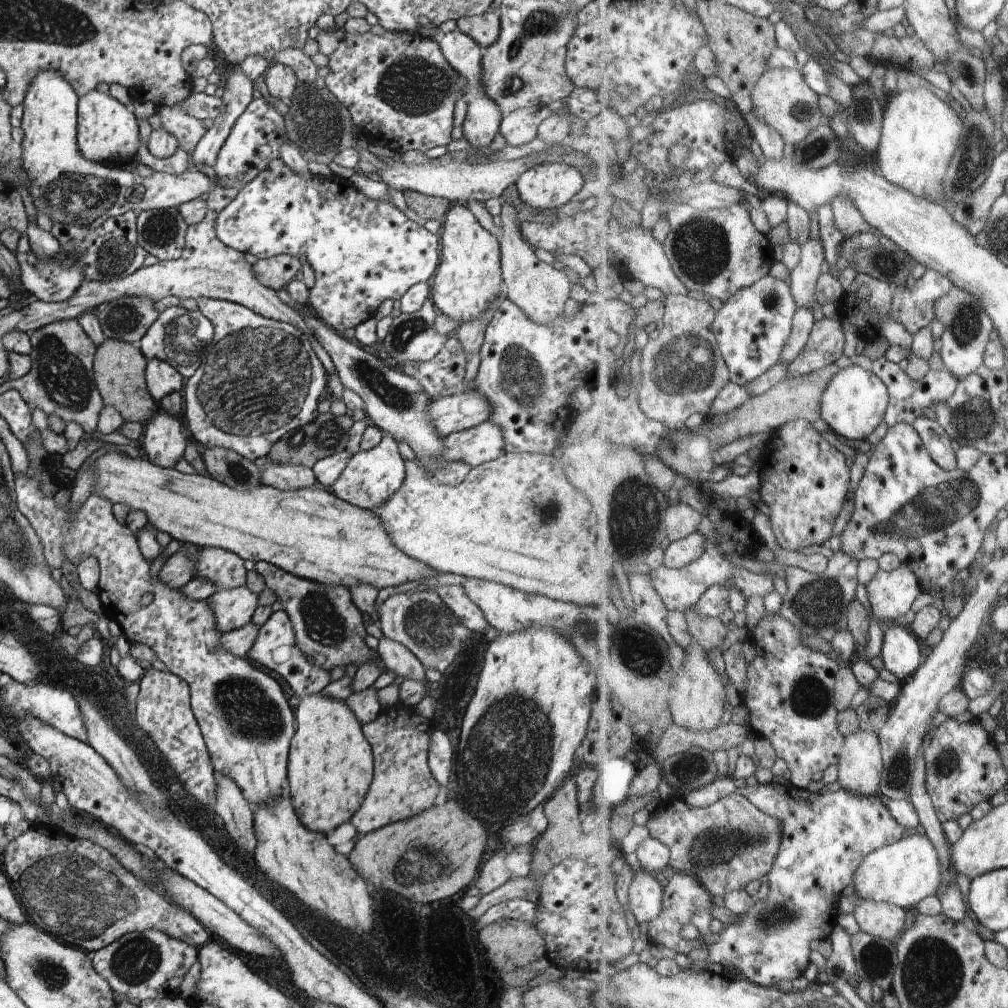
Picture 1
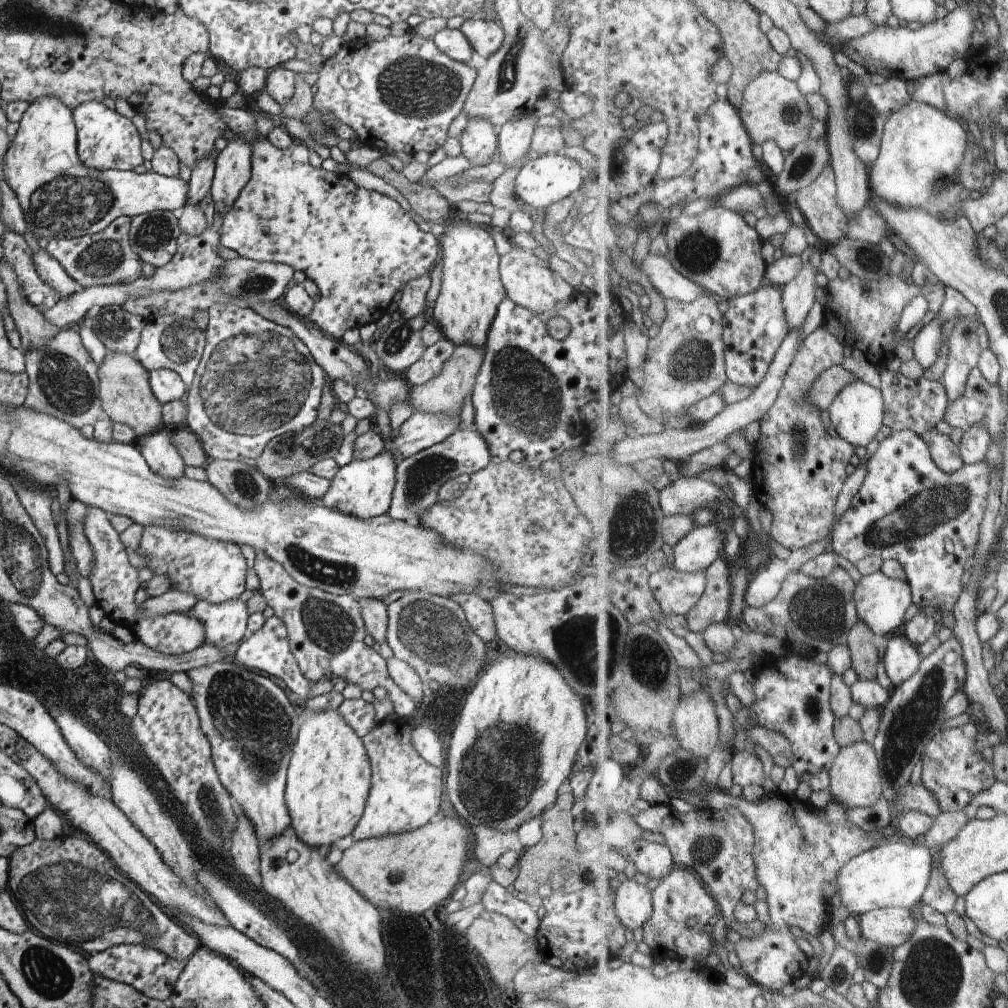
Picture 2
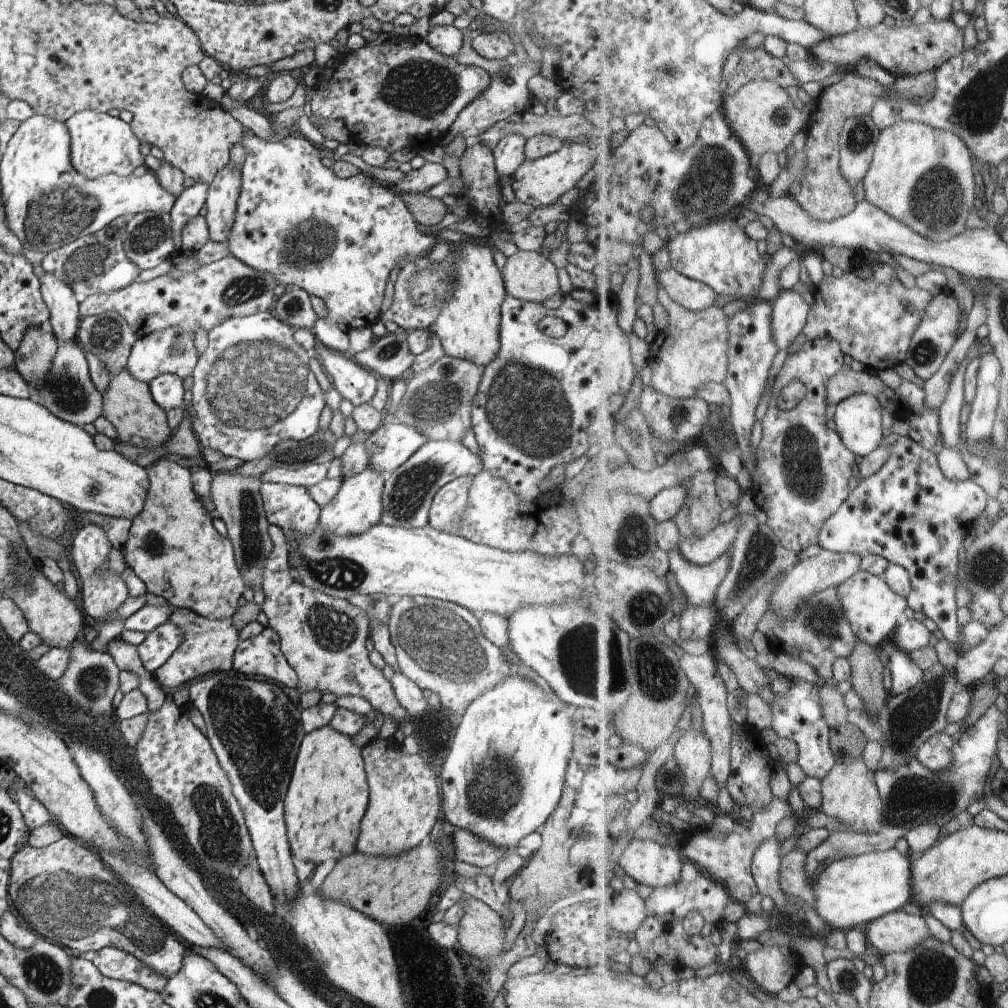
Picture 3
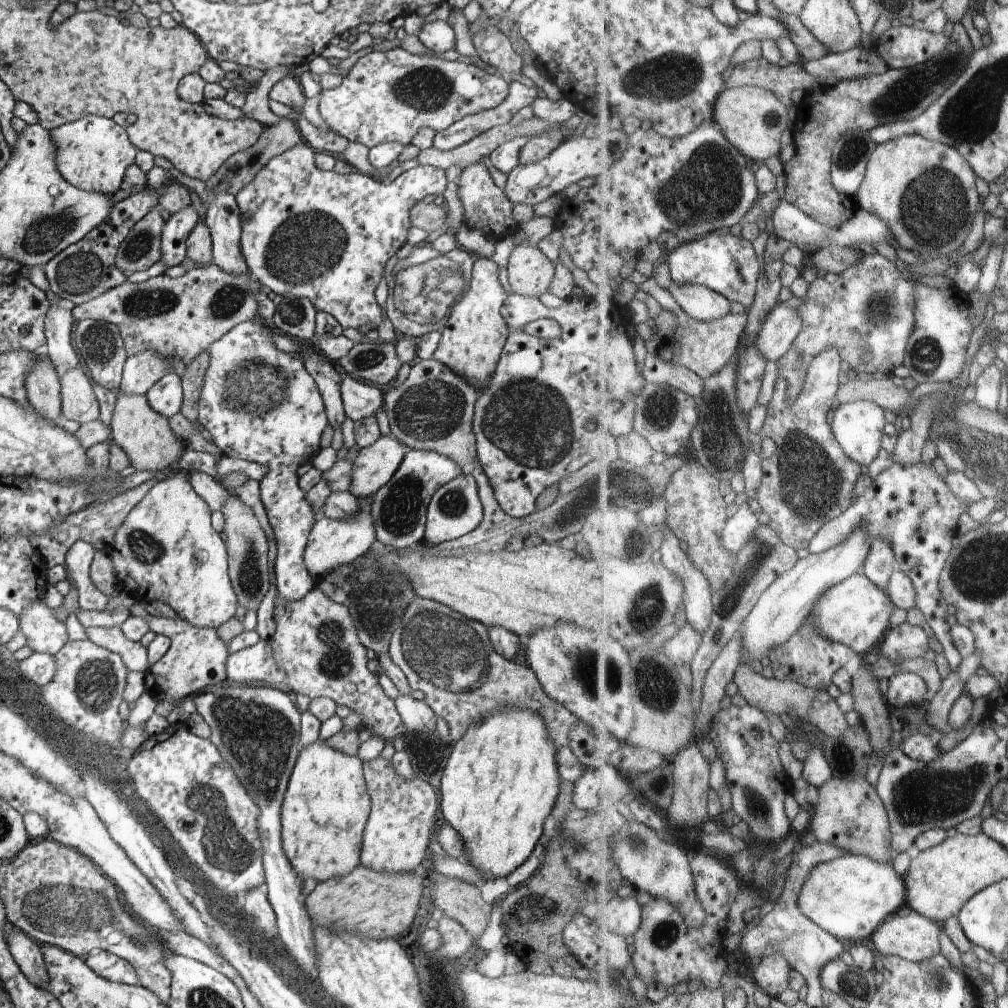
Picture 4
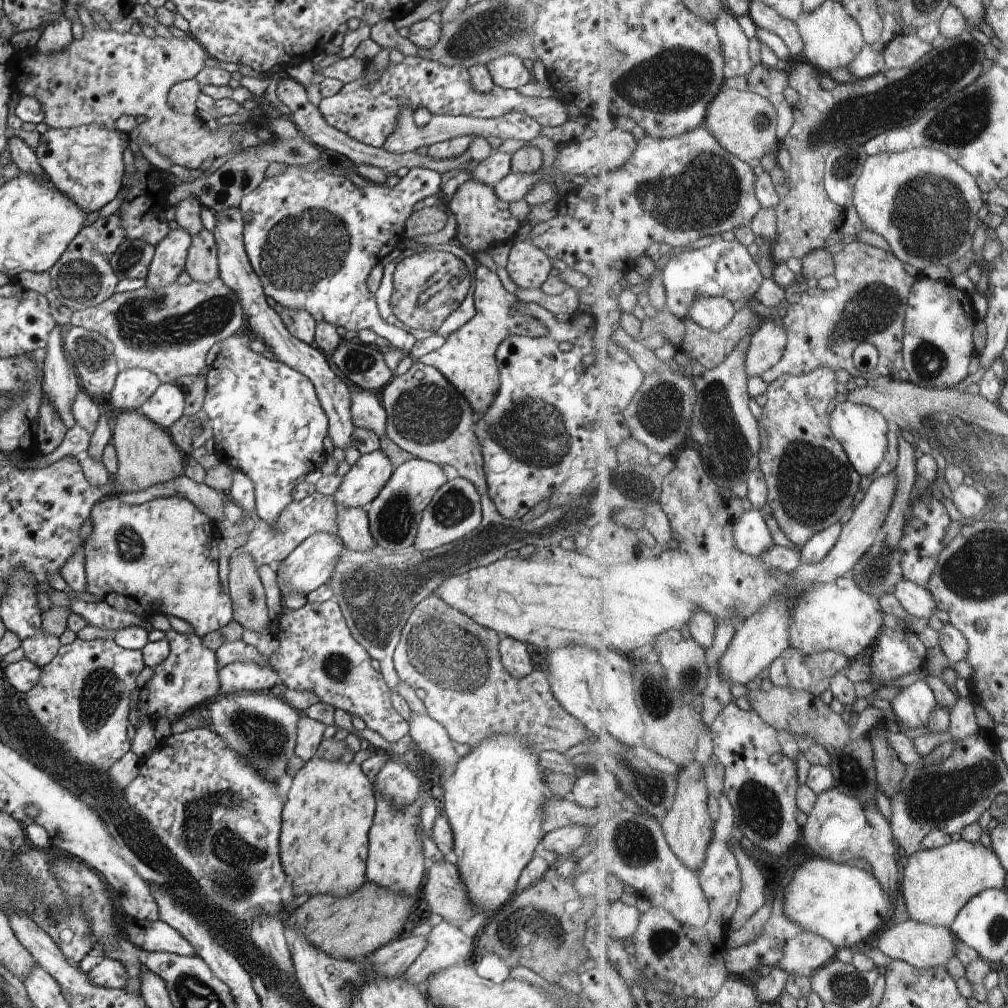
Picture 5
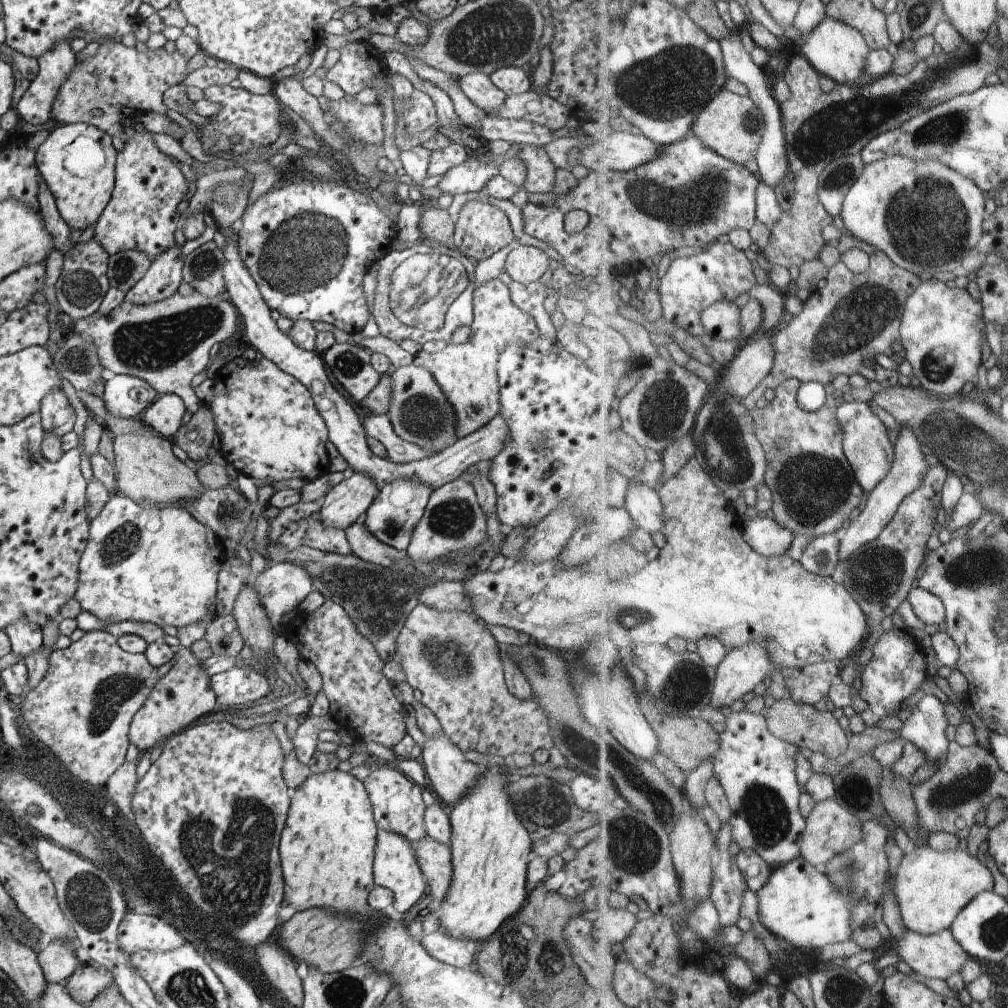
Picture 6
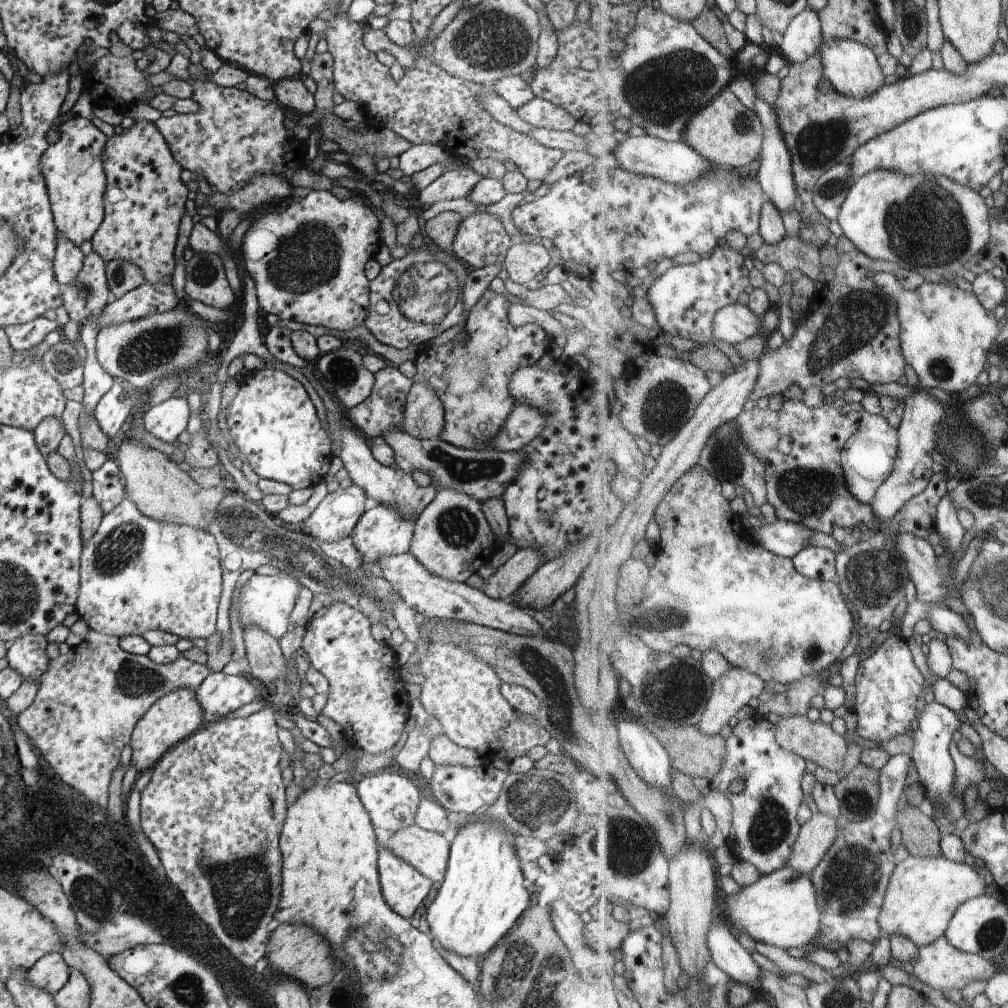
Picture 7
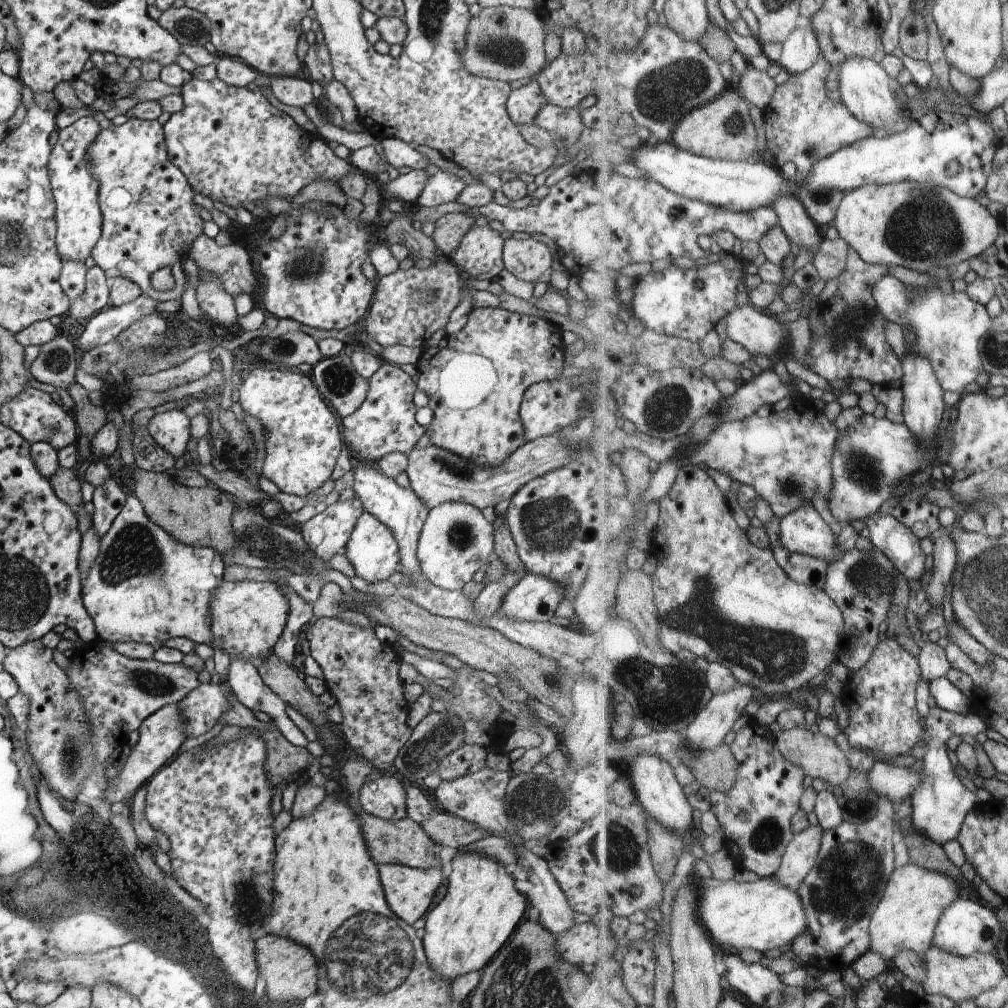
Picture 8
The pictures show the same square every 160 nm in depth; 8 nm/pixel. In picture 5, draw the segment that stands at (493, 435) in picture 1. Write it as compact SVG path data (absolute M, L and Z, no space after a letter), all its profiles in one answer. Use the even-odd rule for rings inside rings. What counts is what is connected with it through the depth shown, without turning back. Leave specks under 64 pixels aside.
M414 458L393 470L391 479L370 502L370 509L366 512L370 532L380 551L390 552L414 544L423 510L446 481L442 466L424 459Z

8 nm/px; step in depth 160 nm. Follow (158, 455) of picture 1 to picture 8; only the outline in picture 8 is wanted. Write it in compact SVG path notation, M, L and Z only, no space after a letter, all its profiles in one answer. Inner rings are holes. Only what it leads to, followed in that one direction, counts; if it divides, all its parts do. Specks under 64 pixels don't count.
M136 496L127 497L126 504L114 519L108 533L100 540L98 556L82 583L82 600L94 621L98 638L110 643L134 641L158 648L168 639L189 638L195 643L212 642L209 606L216 589L223 581L222 556L210 547L193 547L178 542L148 518Z

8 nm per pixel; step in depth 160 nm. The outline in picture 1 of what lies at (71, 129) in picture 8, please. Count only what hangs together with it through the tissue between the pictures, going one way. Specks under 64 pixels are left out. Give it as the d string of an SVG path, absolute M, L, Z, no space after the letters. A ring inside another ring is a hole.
M94 89L93 91L88 92L84 96L79 98L77 102L77 145L81 150L81 153L88 159L97 163L104 163L109 166L113 166L115 163L119 163L120 160L126 160L132 156L136 156L138 148L140 148L140 135L138 133L138 124L136 123L137 119L134 116L133 112L129 112L126 109L126 106L122 105L118 100L114 99L108 94L103 94Z

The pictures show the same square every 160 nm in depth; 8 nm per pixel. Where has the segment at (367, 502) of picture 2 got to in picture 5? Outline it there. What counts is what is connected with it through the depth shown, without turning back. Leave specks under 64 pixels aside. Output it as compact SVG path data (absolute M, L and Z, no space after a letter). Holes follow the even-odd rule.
M319 532L305 538L284 560L274 566L277 573L279 595L285 597L292 593L298 593L307 596L318 586L327 584L336 566L339 554L344 549L348 548L338 534L331 535Z

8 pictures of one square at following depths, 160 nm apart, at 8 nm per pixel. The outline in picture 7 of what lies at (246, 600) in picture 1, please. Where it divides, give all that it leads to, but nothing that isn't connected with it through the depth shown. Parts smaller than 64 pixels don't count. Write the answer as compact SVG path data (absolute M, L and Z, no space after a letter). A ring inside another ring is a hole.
M180 689L164 695L144 713L136 723L129 745L132 749L130 766L134 765L139 774L152 768L162 755L175 744L198 731L203 724L203 712L196 700L195 691Z

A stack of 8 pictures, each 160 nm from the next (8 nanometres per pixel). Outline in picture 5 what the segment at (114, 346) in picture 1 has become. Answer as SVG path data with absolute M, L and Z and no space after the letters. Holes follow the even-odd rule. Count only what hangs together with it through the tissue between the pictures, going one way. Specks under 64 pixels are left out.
M140 411L118 412L116 422L112 430L111 443L117 454L115 480L121 487L120 494L135 493L184 476L185 456L171 439L168 430L153 423Z

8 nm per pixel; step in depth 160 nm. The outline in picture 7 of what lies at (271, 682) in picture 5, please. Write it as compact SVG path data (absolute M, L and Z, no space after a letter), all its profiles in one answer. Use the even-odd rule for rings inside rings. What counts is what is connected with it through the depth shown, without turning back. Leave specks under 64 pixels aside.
M223 671L210 673L195 690L204 726L220 721L226 714L261 698L260 687L258 682L242 676L227 675Z

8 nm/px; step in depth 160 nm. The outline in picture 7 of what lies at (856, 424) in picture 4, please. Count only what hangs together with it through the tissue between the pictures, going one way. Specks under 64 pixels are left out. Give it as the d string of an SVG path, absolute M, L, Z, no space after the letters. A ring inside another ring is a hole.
M847 403L842 408L844 414L852 414L856 411L861 414L862 426L847 444L842 463L853 494L863 503L874 505L880 488L888 482L892 474L895 474L900 457L901 436L899 429L894 427L886 414L874 414L863 403Z

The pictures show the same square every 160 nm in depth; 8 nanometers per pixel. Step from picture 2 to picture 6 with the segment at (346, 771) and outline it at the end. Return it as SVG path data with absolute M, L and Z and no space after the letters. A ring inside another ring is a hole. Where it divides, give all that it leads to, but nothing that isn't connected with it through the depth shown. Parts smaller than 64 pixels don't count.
M334 769L333 771L330 772L323 772L320 774L312 774L308 777L308 780L300 786L300 788L296 789L296 792L291 796L290 798L290 804L289 804L289 811L287 814L287 819L285 822L285 827L282 829L281 832L281 839L279 840L279 857L281 858L281 869L283 872L283 883L284 883L284 888L283 888L283 895L284 895L284 904L290 904L290 906L294 907L294 910L298 911L305 911L308 909L324 909L325 911L328 911L329 913L333 913L334 915L364 915L365 913L372 913L376 912L376 914L382 914L383 911L378 912L377 910L374 910L370 905L368 905L368 896L370 896L370 892L374 890L376 884L374 880L374 873L373 873L373 862L375 859L375 846L376 846L376 839L377 839L377 824L373 815L373 810L372 810L372 805L371 805L371 800L369 799L366 787L364 786L363 781L360 779L356 778L353 776L350 772L344 772L344 771L339 771L338 769Z

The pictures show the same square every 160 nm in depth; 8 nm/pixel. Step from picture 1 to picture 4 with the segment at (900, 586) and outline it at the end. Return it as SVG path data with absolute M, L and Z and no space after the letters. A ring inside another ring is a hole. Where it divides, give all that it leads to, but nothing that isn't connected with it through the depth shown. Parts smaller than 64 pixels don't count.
M856 573L823 596L813 610L813 622L822 636L851 646L857 650L858 655L864 656L886 640L892 629L892 614L897 607L891 595L868 575Z

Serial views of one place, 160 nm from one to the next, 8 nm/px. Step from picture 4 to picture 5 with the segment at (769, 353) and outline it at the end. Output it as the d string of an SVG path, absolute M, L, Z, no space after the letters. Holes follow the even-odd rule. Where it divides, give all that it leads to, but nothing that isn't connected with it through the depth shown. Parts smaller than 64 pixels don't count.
M764 322L753 336L747 352L747 369L751 378L762 377L784 360L790 334L784 323Z

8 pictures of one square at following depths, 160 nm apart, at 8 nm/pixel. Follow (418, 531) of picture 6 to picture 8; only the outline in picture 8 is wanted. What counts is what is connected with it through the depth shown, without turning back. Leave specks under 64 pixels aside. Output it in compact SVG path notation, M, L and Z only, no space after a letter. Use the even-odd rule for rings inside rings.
M465 501L444 502L430 510L416 550L421 573L439 588L462 590L495 553L494 525L476 506Z

